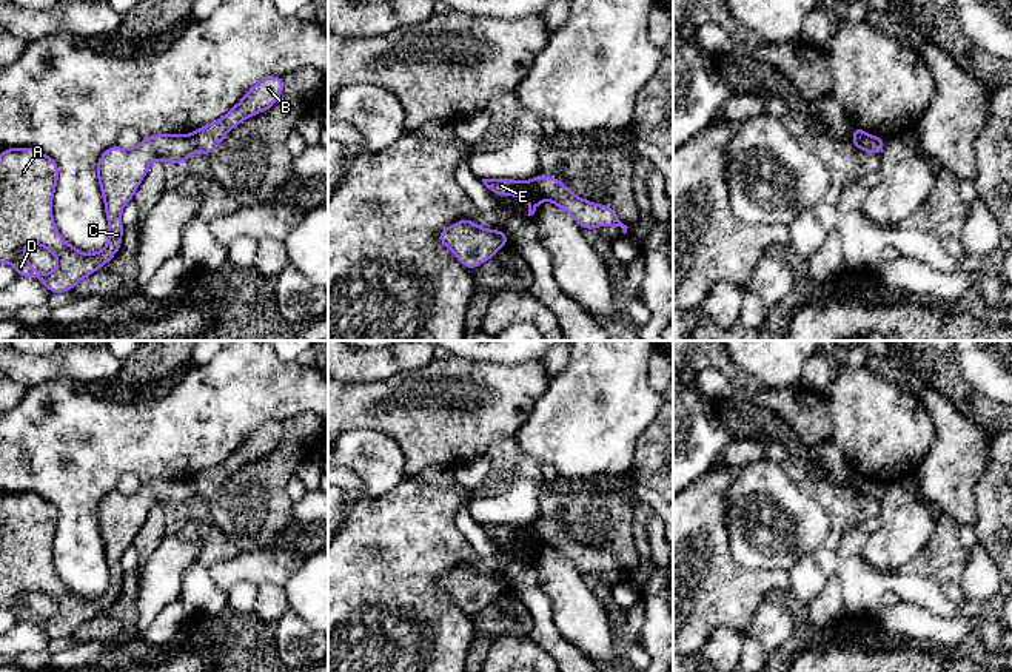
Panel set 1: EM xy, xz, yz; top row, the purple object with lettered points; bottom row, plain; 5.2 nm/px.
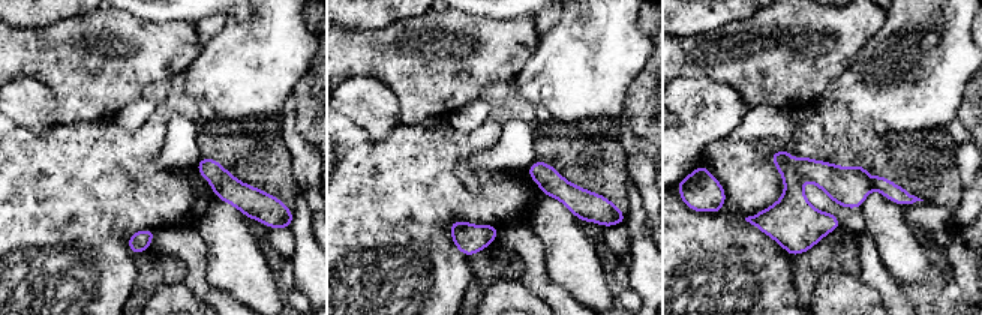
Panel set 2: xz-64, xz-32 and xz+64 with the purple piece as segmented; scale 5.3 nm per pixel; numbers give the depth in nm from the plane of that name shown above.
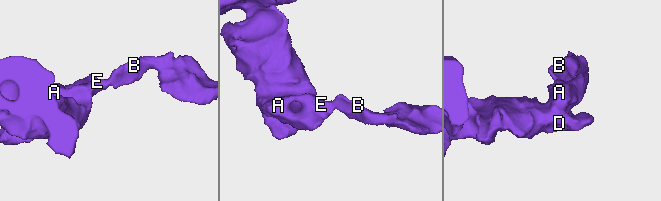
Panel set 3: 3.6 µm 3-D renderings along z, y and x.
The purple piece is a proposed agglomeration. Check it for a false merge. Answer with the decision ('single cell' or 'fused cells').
fused cells

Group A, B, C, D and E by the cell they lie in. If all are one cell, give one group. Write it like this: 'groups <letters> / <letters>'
groups A C D E / B

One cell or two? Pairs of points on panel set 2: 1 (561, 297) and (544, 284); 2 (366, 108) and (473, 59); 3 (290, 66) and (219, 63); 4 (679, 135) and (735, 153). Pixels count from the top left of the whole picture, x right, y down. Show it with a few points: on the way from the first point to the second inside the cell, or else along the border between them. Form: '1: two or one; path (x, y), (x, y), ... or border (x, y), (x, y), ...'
1: one; path (556, 296), (549, 288)
2: two; border (363, 75), (392, 92), (399, 123)
3: one; path (272, 66), (237, 68)
4: two; border (727, 135), (709, 143), (696, 165)

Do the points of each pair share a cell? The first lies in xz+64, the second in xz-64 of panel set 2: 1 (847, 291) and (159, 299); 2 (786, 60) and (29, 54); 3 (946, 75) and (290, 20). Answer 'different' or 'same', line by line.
1: same
2: same
3: same

